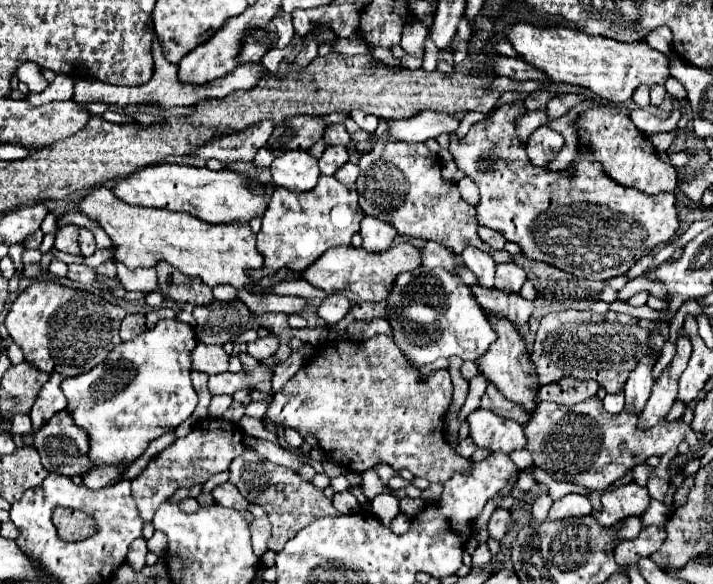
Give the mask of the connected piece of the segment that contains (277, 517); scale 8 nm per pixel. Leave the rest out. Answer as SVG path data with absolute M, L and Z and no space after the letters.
M246 449L240 457L236 457L230 465L230 483L238 487L242 497L252 503L264 507L264 511L270 517L272 523L272 537L268 539L268 549L280 553L284 543L292 539L300 529L310 525L318 517L330 517L330 515L340 515L332 501L310 481L304 481L298 473L292 469L274 465L266 459L260 459L254 451Z

